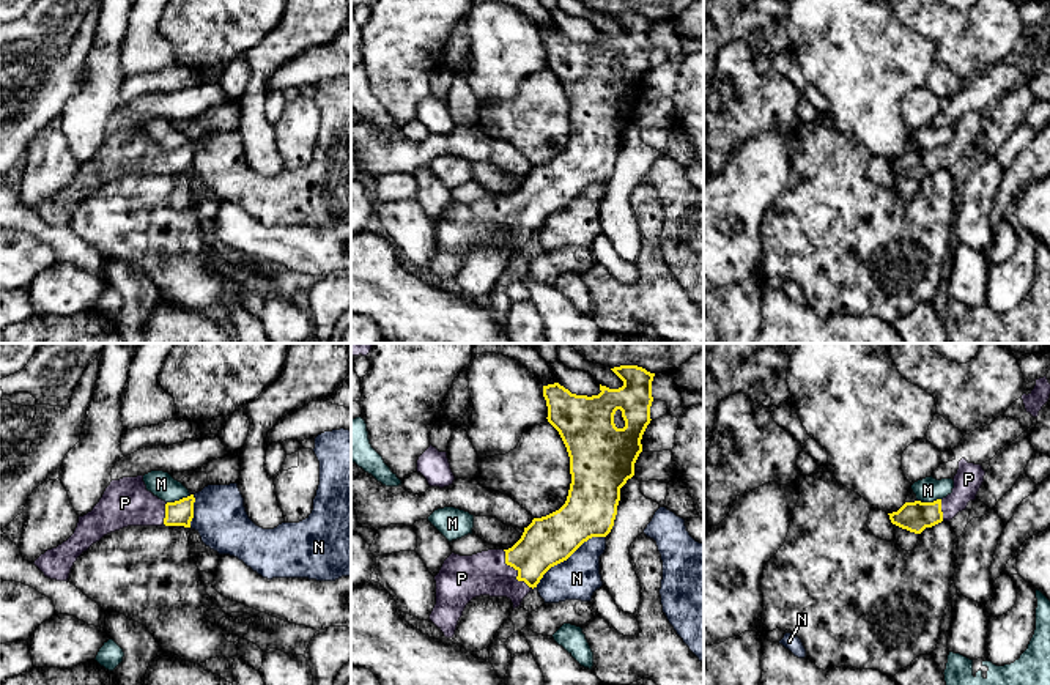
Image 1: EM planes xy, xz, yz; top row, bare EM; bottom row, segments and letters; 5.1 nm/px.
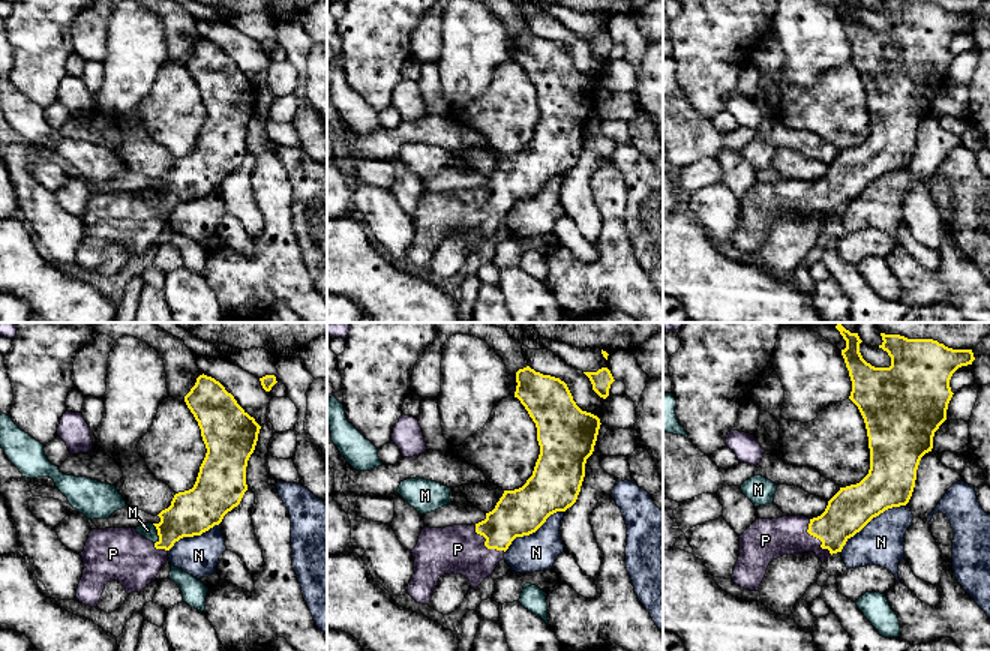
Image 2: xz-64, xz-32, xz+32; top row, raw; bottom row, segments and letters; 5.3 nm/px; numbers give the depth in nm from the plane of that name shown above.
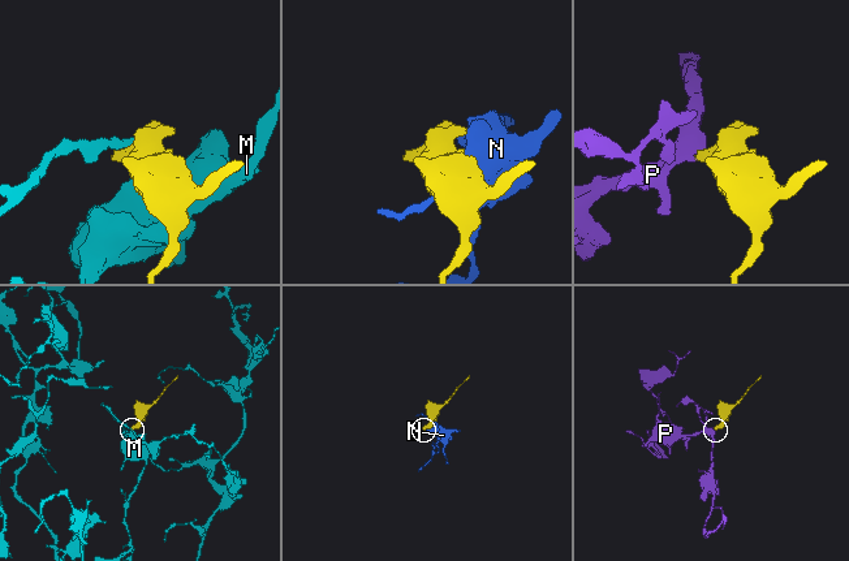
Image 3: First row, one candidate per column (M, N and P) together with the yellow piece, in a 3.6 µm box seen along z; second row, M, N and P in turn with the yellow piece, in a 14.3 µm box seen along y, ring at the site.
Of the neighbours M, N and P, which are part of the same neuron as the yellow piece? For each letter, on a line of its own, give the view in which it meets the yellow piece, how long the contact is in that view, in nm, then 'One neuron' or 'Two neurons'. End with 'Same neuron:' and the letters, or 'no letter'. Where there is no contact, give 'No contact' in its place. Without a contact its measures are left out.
M: Touches yellow in xy. Shared border 130 nm. Two neurons
N: Touches yellow in xz. Shared border 440 nm. Two neurons
P: Touches yellow in xz. Shared border 260 nm. One neuron
Same neuron: P

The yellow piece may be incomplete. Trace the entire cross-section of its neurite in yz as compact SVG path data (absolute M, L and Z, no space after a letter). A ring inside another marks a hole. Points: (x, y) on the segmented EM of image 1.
M965 458L959 461L954 476L952 493L934 502L905 502L897 512L888 513L893 524L915 534L921 534L926 528L932 528L941 521L952 520L959 512L965 510L984 482L985 471L981 465L968 463Z

